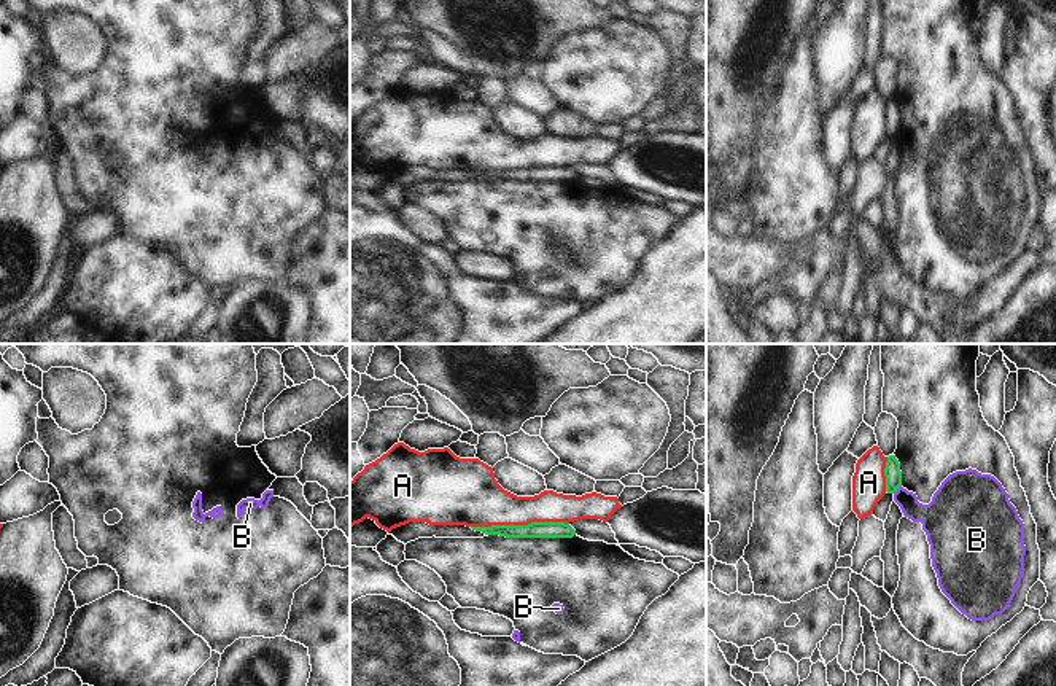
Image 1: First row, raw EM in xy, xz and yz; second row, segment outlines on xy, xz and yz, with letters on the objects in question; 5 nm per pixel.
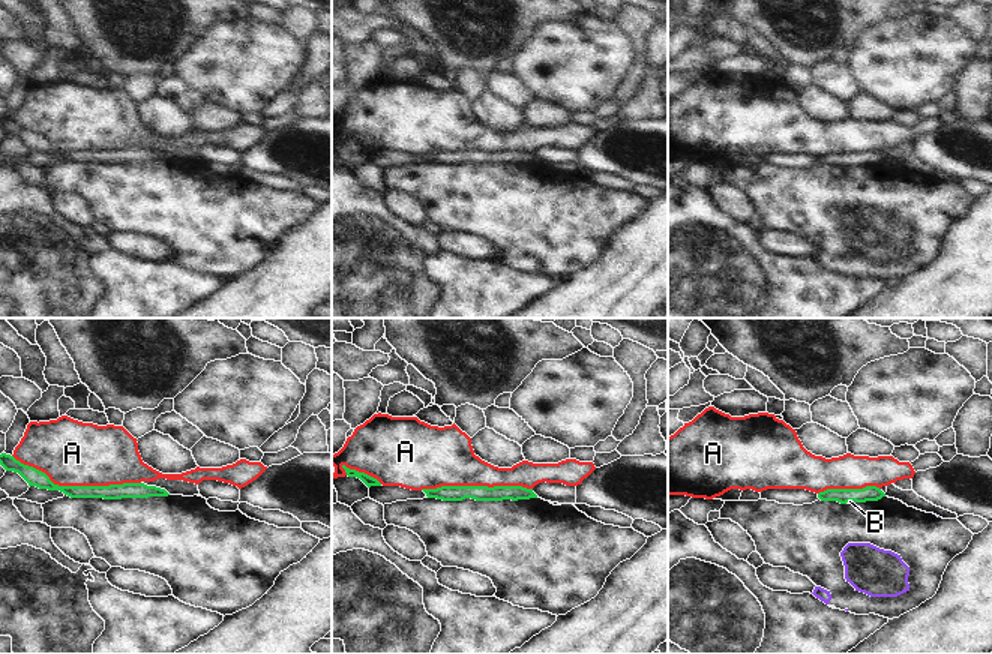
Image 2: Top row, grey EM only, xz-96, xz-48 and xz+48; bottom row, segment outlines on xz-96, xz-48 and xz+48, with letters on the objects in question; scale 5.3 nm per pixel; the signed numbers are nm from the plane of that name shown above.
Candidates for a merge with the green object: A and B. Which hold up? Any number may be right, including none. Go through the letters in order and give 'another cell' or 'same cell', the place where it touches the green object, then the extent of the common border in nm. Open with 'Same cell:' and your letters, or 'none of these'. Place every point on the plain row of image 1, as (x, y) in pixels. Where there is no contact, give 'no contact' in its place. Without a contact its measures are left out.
Same cell: none of these
A: another cell; meets green in xz at (519, 169); contact 500 nm long
B: another cell; meets green in yz at (897, 131); contact 70 nm long

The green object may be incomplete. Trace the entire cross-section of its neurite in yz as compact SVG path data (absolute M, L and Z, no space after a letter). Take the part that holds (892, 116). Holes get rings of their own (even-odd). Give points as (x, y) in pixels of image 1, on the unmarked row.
M895 99L887 100L884 119L886 119L886 135L895 137L897 132L902 129L900 107L895 102Z

